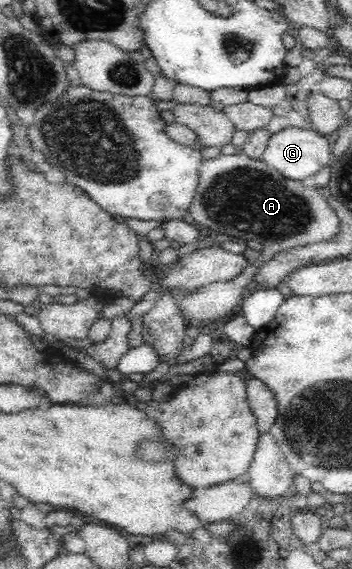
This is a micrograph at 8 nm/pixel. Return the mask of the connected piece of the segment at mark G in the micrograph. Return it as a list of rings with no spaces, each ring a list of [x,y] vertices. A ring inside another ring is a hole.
[[[290,126],[283,128],[268,140],[262,160],[268,166],[274,167],[285,179],[303,180],[321,171],[323,167],[334,161],[331,145],[324,136],[315,130],[300,129]]]

